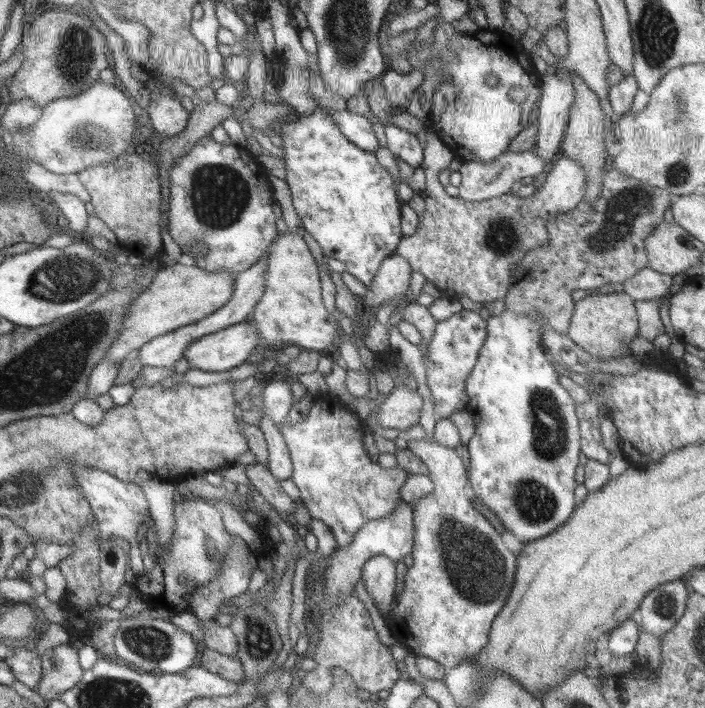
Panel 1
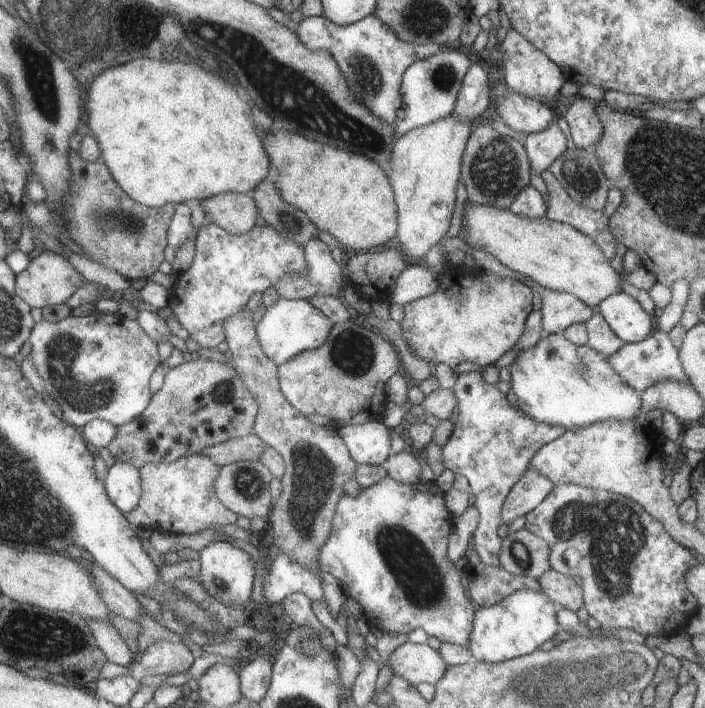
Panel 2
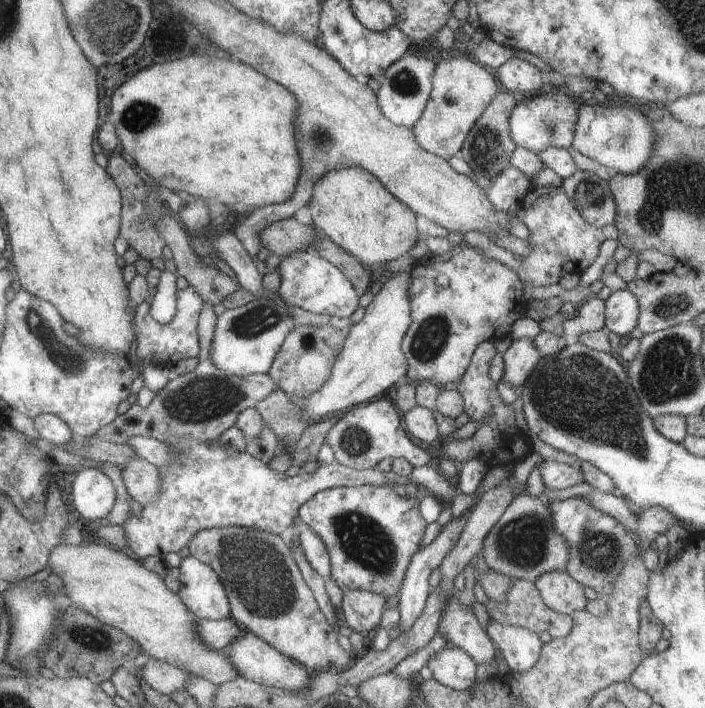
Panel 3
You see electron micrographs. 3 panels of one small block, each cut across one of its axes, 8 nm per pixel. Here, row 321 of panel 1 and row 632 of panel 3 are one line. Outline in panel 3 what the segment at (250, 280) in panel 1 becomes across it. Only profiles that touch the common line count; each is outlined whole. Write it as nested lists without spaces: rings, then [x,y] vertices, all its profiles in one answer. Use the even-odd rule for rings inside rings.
[[[223,618],[223,620],[199,620],[197,622],[197,632],[199,632],[201,640],[207,644],[207,648],[215,648],[215,650],[225,650],[235,640],[239,640],[241,636],[247,634],[231,618]]]

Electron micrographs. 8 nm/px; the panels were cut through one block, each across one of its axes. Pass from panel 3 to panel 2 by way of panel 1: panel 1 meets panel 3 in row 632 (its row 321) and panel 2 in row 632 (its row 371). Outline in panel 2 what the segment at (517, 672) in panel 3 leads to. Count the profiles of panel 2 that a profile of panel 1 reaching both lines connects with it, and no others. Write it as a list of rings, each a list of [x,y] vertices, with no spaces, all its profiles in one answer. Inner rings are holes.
[[[519,590],[505,596],[501,602],[489,608],[479,608],[473,618],[473,630],[469,636],[469,652],[473,660],[499,664],[513,658],[527,656],[537,650],[537,646],[545,640],[551,640],[553,634],[561,632],[557,622],[557,606],[549,602],[549,598],[535,590]]]

